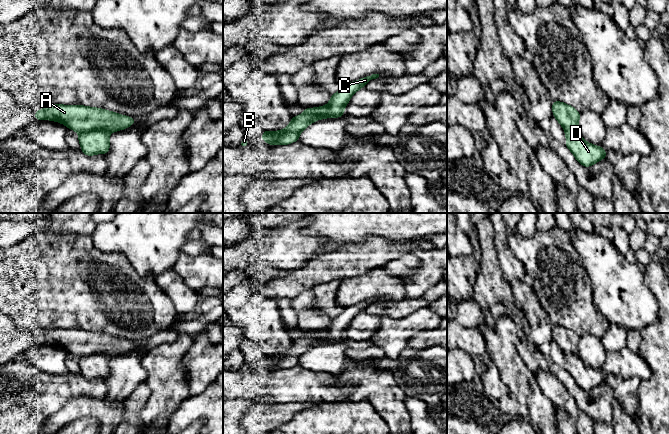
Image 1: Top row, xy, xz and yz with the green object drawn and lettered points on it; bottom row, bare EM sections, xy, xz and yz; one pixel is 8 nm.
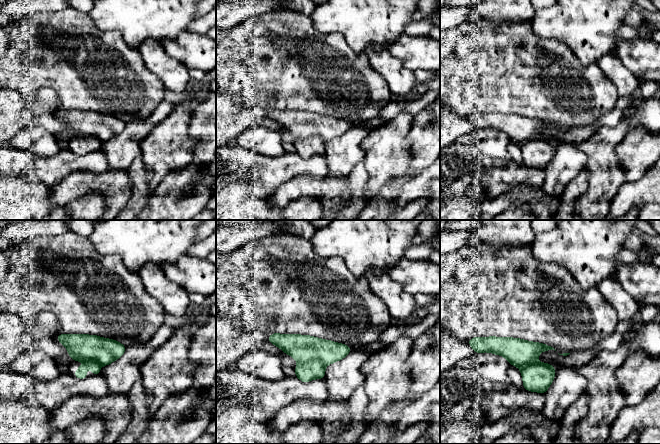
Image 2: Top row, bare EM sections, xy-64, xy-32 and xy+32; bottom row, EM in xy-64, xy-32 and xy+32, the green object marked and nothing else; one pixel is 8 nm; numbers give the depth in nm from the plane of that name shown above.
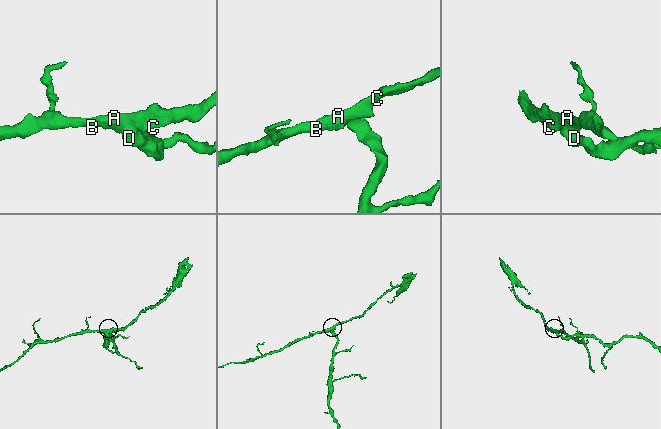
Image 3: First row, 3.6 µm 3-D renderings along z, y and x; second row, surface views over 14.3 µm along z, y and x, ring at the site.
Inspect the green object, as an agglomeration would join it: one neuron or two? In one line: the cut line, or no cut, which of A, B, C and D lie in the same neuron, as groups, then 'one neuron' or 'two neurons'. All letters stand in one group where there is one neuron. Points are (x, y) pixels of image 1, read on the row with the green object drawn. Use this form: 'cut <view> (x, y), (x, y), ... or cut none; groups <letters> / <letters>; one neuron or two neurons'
cut xy (109, 132), (94, 130), (80, 134); groups A B C / D; two neurons

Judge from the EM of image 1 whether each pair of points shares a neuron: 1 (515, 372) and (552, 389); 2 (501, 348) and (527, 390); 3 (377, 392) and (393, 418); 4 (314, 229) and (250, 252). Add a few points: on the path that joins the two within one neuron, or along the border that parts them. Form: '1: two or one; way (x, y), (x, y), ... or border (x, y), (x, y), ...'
1: two; border (533, 373), (536, 384), (544, 395)
2: one; way (506, 358), (513, 372), (520, 380)
3: one; way (383, 398), (391, 406), (393, 412)
4: two; border (302, 229), (305, 234), (324, 235), (326, 237)

